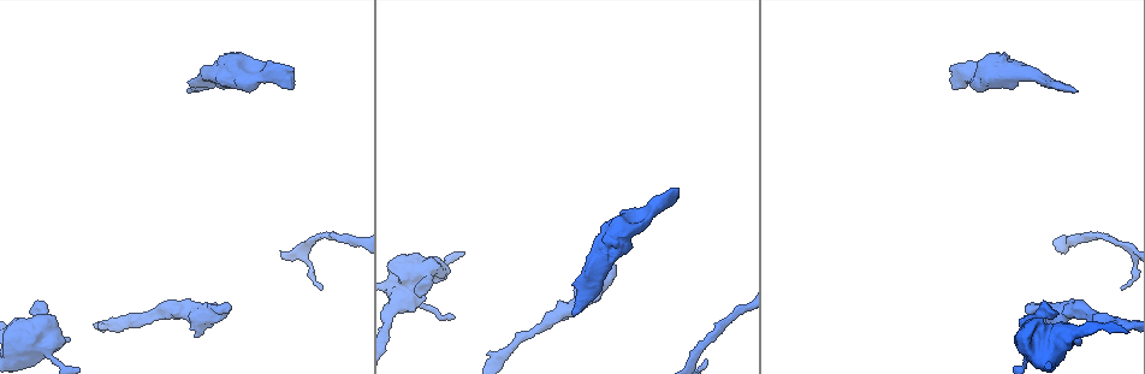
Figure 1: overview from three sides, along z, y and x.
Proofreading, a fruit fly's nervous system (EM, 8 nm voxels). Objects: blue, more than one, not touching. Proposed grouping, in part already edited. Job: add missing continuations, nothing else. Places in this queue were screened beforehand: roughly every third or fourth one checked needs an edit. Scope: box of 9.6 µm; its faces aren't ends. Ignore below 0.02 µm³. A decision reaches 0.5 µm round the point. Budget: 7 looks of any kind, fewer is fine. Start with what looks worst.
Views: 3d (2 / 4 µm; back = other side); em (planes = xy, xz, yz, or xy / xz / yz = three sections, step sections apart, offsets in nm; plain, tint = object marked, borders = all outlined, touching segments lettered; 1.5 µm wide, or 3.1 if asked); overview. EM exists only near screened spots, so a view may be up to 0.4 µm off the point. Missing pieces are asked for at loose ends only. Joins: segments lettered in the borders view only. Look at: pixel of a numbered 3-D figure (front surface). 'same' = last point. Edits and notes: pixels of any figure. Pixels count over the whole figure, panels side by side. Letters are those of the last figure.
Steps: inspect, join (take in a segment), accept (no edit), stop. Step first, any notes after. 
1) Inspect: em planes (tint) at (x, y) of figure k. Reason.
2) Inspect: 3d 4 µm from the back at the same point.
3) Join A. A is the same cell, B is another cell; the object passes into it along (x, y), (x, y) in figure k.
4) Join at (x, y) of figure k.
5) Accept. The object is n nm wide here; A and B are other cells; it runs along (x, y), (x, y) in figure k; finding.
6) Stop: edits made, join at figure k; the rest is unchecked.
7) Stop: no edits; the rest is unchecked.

Inspect: 3d 4 µm at (679, 189) of figure 1. Stops while still wide.

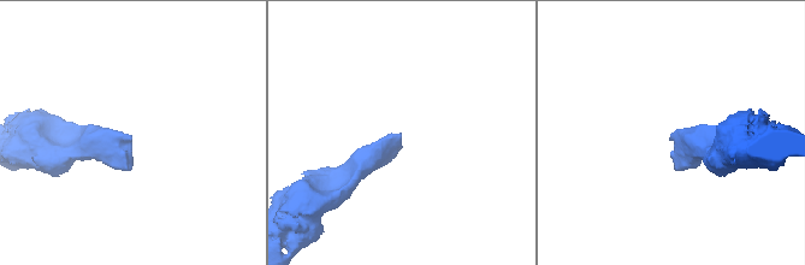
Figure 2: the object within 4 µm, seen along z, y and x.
Inspect: em planes (borders) at (399, 133) of figure 2.

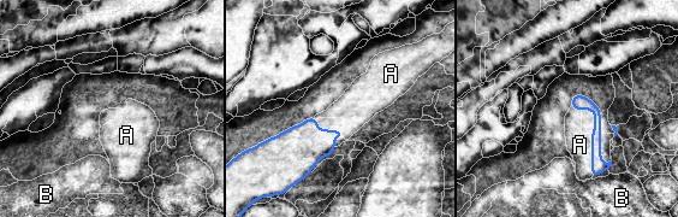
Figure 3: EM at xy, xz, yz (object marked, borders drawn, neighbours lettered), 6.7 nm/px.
Join A. A is the same cell, B is another cell; the object passes into it along (598, 166), (592, 156), (580, 145) in figure 3; it goes on there.

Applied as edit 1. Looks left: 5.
Inspect: overview.

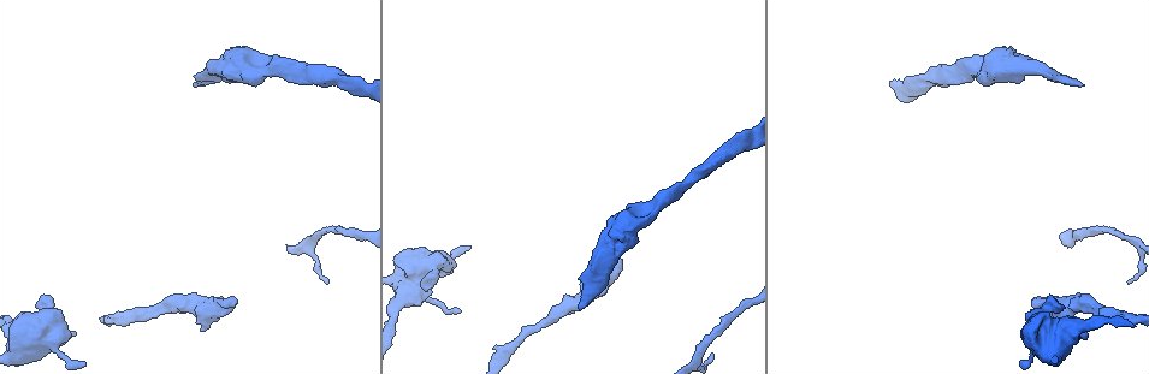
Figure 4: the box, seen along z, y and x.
Inspect: 3d 4 µm at (231, 299) of figure 4. An open end.

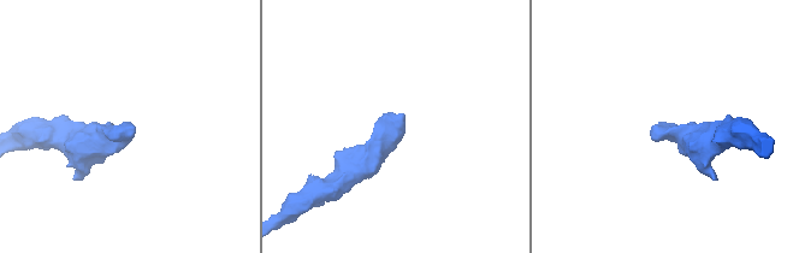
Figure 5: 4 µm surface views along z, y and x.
Inspect: em planes (borders) at (400, 117) of figure 5. Need the tissue.

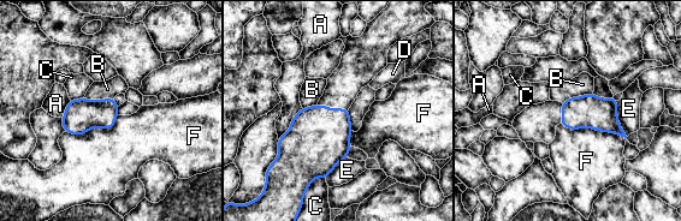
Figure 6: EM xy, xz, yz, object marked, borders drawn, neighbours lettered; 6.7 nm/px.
Accept. A, B, C, D, E and F are other cells; a border runs along (560, 124), (610, 131), (626, 138) in figure 6; none of them fits.

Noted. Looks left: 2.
Inspect: 3d 2 µm at (1084, 336) of figure 4. Free end.

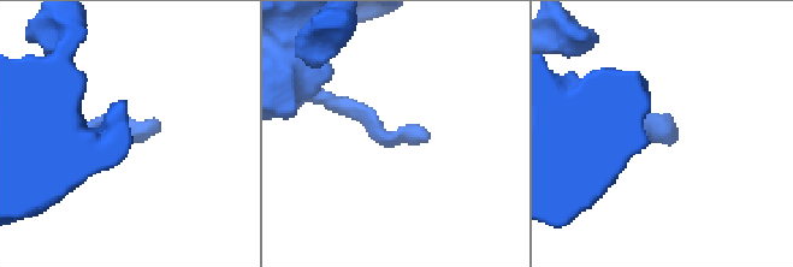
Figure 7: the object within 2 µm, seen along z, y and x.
Inspect: em planes (borders) at (430, 135) of figure 7. Now the EM.

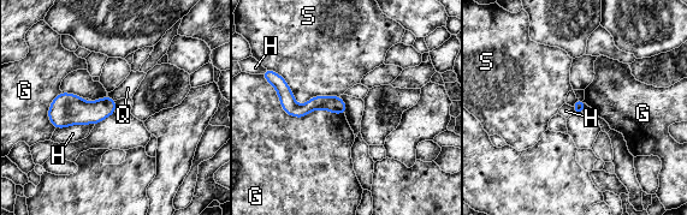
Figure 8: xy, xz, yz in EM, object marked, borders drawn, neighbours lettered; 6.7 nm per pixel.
Accept. G, H, Q and S are other cells; a border runs along (94, 124), (71, 124), (55, 129) in figure 8; none of them fits.

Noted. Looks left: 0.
Stop: edits made, join at figure 3; the rest is unchecked.

